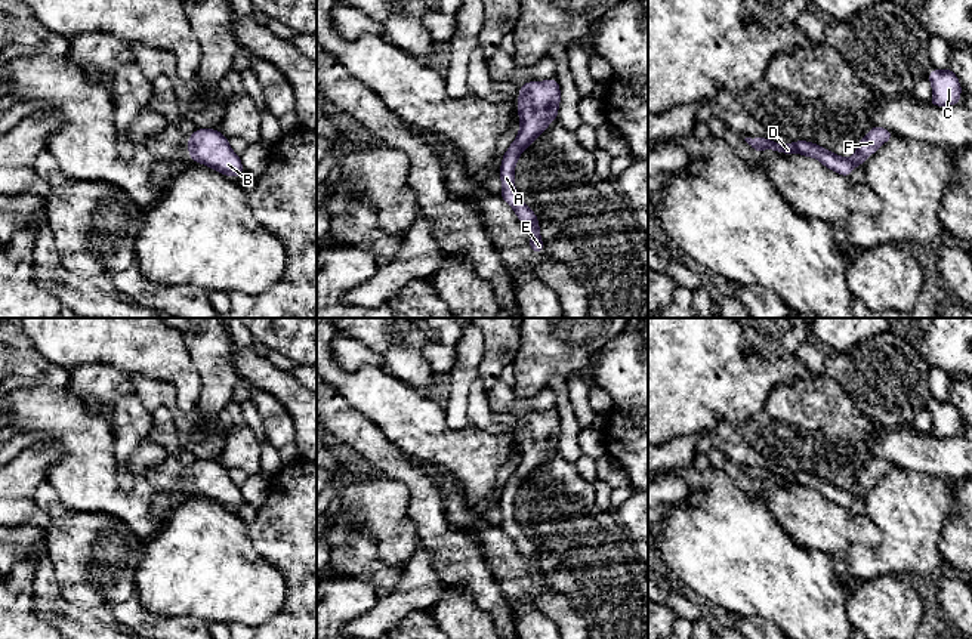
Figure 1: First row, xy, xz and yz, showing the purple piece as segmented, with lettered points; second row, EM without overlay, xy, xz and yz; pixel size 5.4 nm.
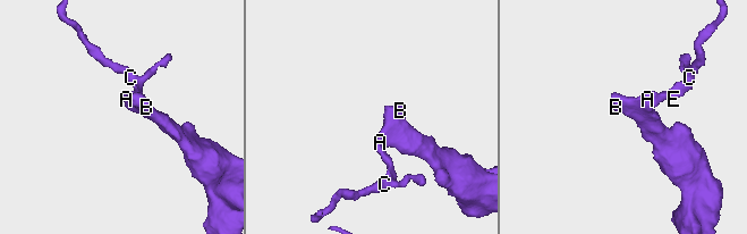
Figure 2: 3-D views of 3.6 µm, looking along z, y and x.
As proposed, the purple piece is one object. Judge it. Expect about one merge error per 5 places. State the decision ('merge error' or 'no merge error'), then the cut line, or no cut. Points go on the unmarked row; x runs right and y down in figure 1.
no merge error; no cut

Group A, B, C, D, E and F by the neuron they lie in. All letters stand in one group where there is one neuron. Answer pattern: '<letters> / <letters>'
A B C D E F

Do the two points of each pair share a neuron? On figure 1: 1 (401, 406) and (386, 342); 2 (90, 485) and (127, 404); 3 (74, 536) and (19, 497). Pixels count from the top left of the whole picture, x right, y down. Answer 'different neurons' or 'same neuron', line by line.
1: different neurons
2: different neurons
3: different neurons

